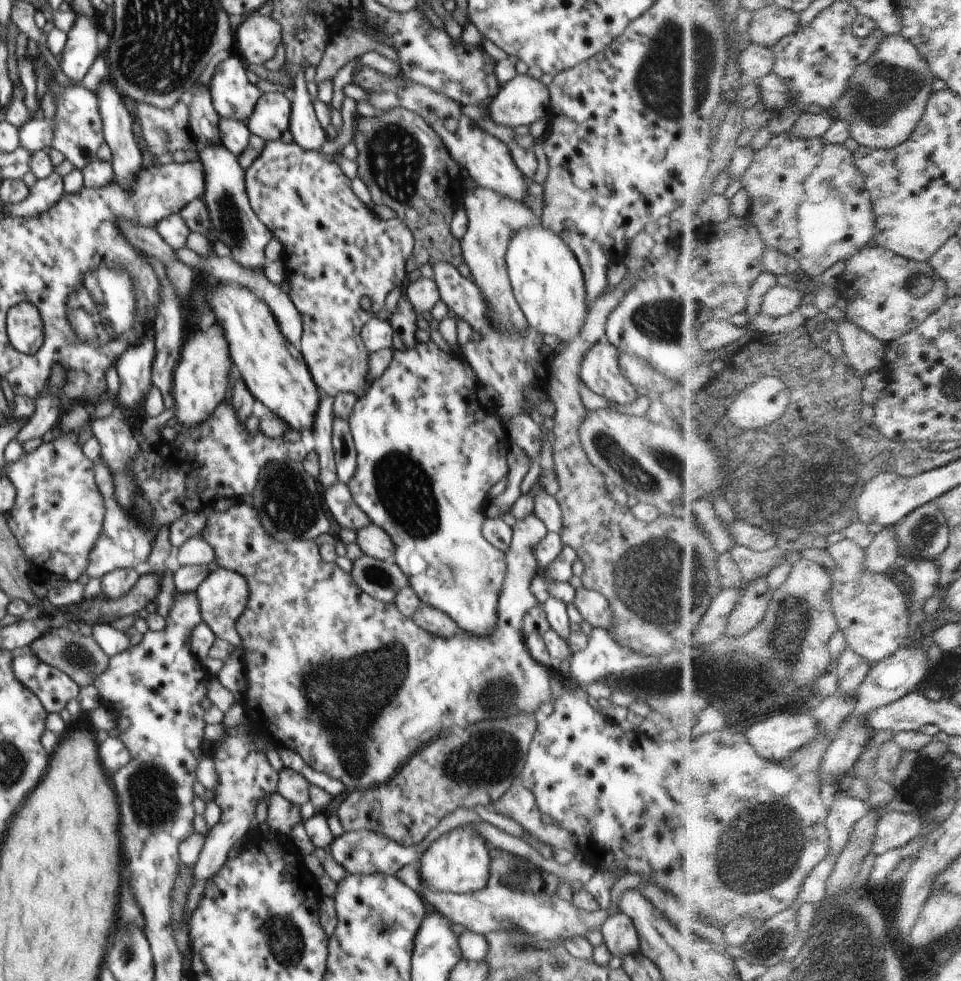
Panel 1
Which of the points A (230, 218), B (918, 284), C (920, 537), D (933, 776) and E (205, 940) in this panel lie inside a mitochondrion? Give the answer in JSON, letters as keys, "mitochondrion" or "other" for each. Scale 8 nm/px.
{"A":"mitochondrion","B":"mitochondrion","C":"mitochondrion","D":"other","E":"other"}

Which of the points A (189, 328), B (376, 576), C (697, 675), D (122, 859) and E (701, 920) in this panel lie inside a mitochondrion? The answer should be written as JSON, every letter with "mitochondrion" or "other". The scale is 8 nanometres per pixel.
{"A":"other","B":"mitochondrion","C":"mitochondrion","D":"other","E":"other"}

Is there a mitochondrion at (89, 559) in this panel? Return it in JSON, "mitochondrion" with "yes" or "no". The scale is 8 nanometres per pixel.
{"mitochondrion":"no"}

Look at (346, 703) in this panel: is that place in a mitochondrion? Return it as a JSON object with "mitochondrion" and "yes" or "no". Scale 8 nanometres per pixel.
{"mitochondrion":"yes"}

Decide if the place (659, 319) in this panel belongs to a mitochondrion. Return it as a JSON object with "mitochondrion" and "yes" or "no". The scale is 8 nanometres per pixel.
{"mitochondrion":"yes"}

